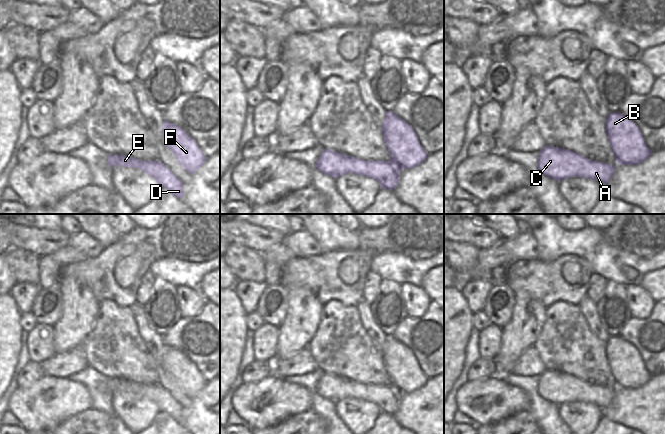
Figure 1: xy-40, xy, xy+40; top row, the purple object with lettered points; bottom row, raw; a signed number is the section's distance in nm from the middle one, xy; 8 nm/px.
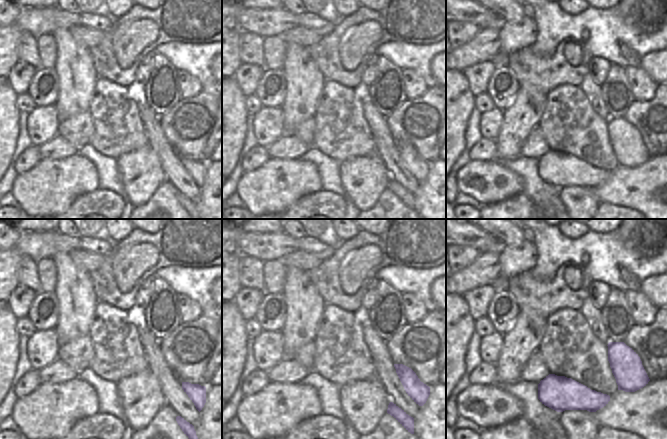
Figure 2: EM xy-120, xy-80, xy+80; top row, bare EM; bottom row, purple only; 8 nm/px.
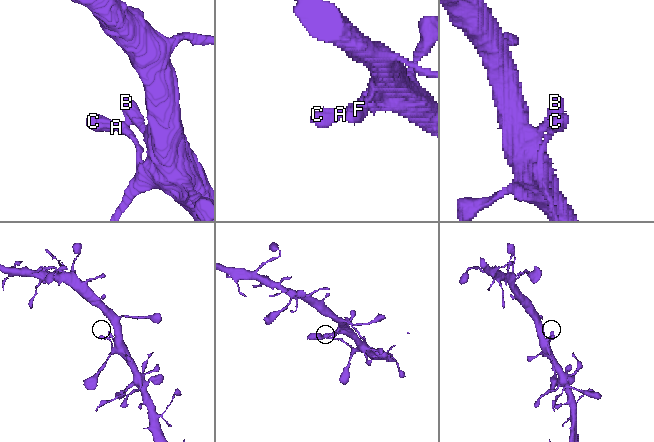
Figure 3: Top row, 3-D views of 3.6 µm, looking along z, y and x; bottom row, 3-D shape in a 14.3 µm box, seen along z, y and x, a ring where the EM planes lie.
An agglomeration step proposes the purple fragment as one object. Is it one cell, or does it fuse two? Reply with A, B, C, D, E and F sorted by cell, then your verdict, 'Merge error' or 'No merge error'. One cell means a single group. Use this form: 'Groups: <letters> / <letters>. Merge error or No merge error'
Groups: A B C D E F. No merge error

